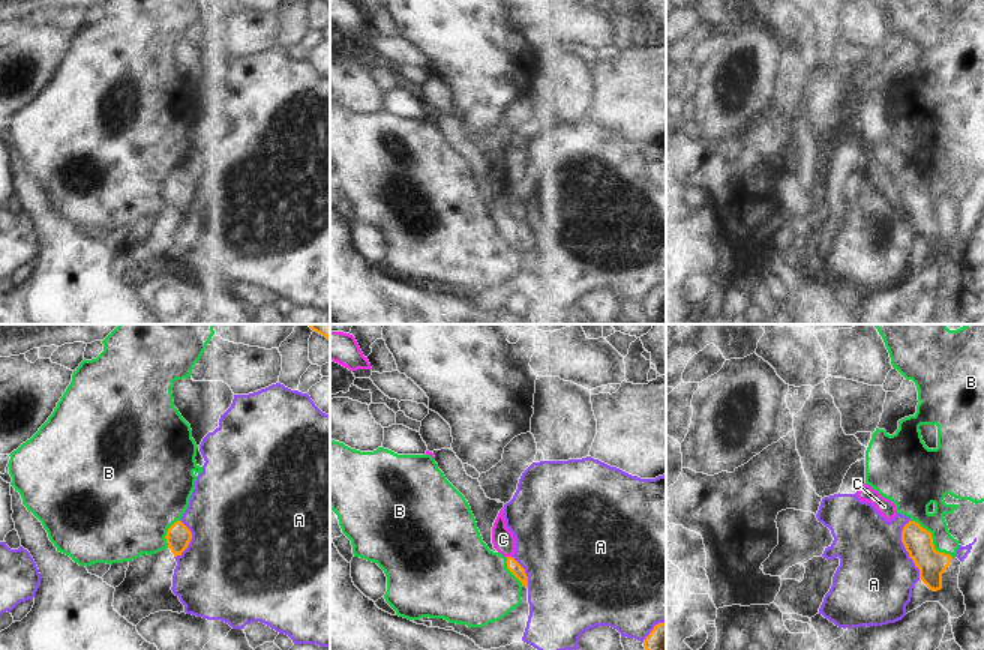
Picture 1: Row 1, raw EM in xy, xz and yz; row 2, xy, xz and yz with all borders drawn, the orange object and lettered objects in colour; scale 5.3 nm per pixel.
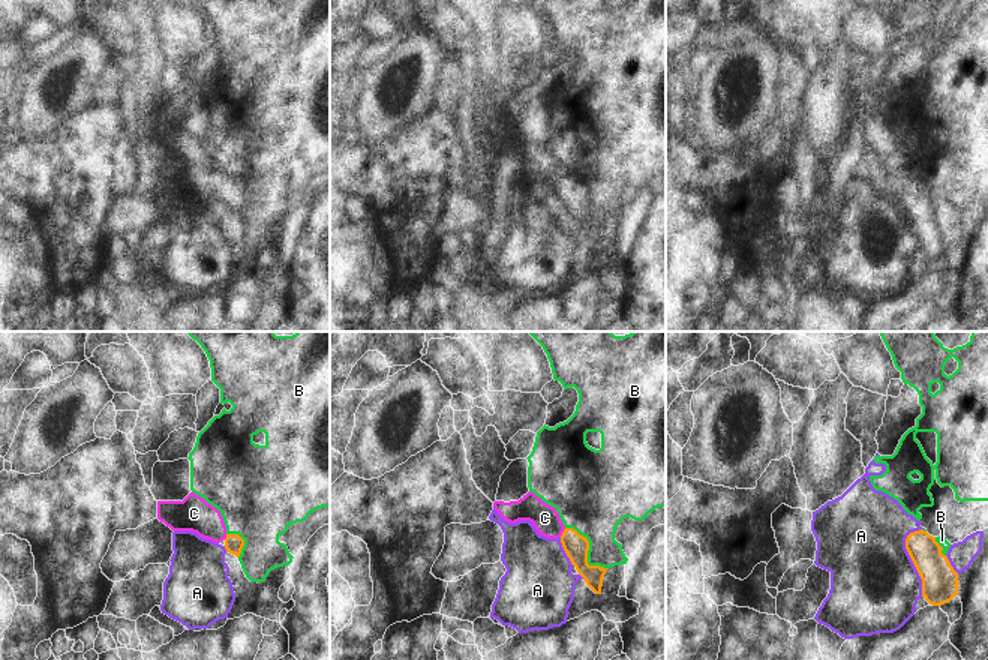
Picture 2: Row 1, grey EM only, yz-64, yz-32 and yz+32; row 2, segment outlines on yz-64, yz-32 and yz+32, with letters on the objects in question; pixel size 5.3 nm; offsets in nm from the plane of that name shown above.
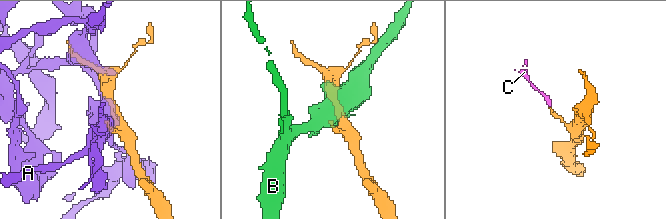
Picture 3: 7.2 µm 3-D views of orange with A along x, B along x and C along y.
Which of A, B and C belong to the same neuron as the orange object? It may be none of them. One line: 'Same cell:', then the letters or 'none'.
Same cell: C

